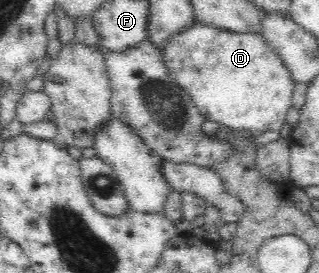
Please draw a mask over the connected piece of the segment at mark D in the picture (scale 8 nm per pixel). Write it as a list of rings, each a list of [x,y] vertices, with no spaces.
[[[196,23],[172,36],[161,54],[175,82],[187,91],[206,120],[216,121],[221,127],[233,131],[252,131],[255,134],[279,131],[286,124],[288,110],[293,106],[296,81],[262,34],[232,33]]]

